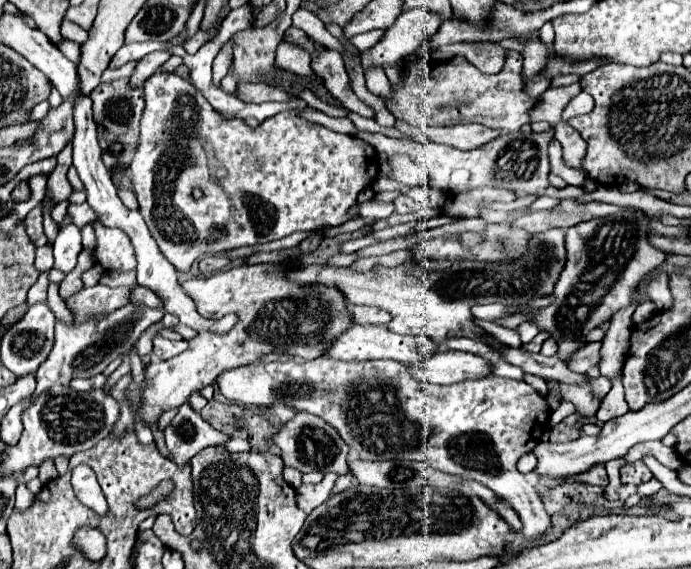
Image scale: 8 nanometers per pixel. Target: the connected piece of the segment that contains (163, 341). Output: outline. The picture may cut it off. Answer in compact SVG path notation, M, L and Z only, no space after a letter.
M158 332L158 334L154 336L154 350L152 350L152 354L158 356L160 360L168 360L168 358L180 354L182 350L186 350L186 346L188 346L186 340L178 340L178 342L174 342L174 340L164 338L164 336Z

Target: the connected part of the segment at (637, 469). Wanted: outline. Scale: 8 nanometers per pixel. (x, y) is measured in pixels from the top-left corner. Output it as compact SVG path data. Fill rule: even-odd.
M636 460L632 464L626 464L620 468L620 480L622 484L642 484L642 482L648 482L652 478L650 470L646 468L646 464L642 460Z

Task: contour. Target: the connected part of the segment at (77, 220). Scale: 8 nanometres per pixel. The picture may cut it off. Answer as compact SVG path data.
M84 202L84 204L72 204L72 206L68 206L66 214L70 216L72 224L74 224L74 226L78 226L80 230L82 230L88 222L92 222L92 220L94 220L94 216L96 216L96 212L94 212L94 210L90 210L90 206L88 206L86 202Z

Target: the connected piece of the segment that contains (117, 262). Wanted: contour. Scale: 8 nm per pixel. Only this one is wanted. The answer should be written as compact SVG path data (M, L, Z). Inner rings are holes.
M94 224L96 234L96 246L94 246L94 258L96 264L104 268L104 272L126 272L134 268L134 248L130 246L130 238L118 228L106 228L102 224Z

